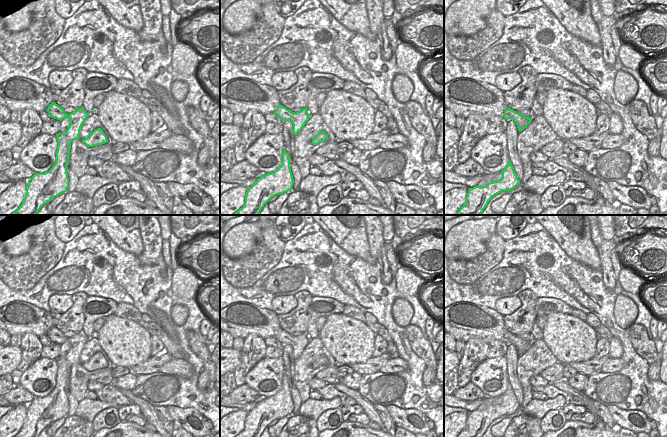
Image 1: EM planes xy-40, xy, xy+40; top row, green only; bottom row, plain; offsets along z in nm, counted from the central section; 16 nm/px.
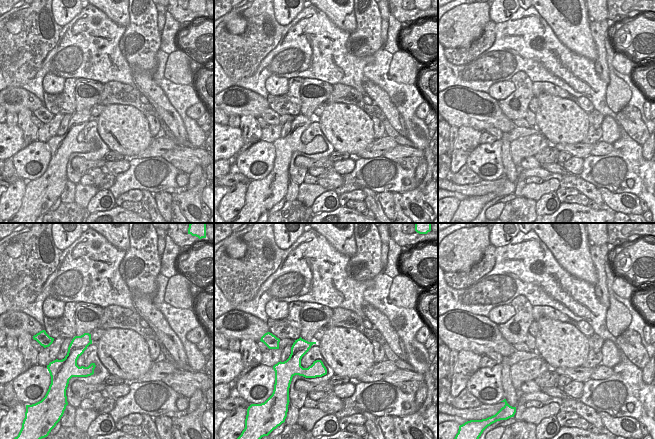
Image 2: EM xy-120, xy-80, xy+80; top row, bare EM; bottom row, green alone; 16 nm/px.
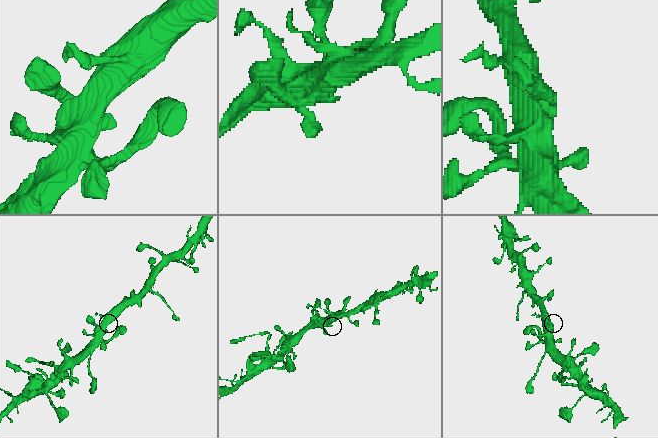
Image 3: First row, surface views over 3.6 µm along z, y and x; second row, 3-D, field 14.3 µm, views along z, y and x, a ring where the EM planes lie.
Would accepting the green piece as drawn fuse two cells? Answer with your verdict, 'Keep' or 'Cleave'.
Keep.

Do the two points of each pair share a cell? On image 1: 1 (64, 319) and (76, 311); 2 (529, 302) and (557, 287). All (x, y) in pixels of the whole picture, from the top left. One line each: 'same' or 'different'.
1: same
2: different

